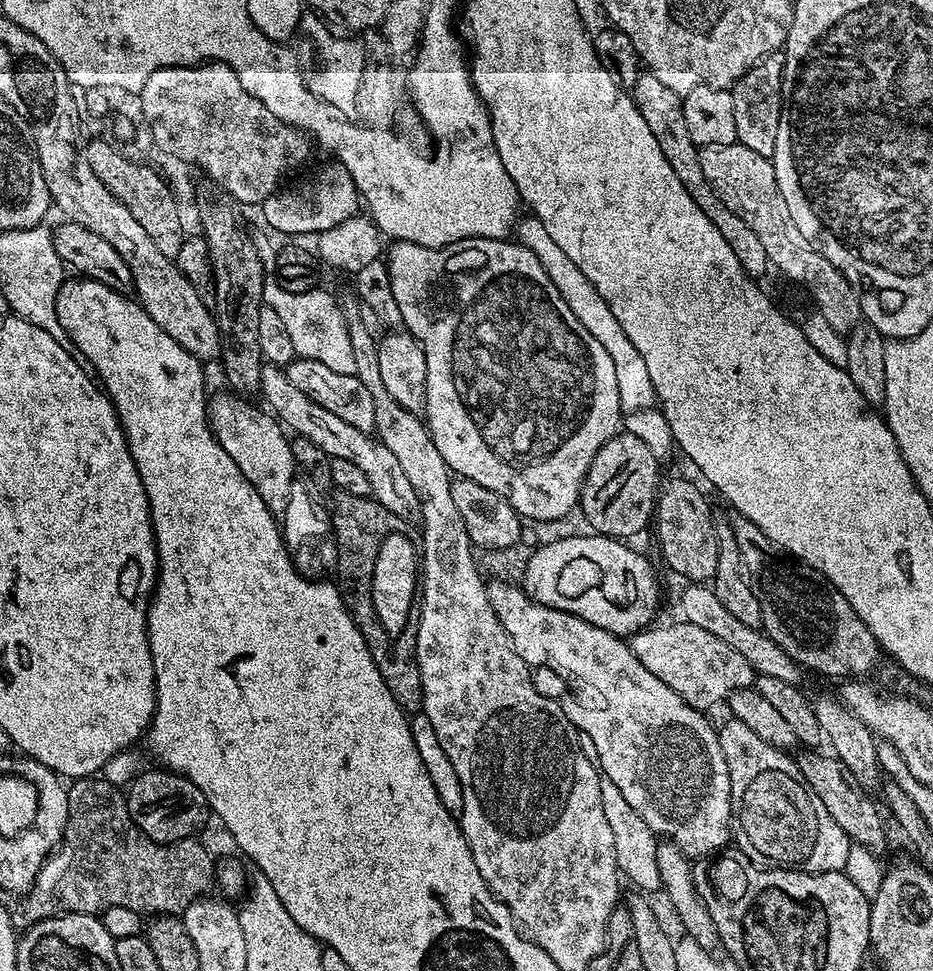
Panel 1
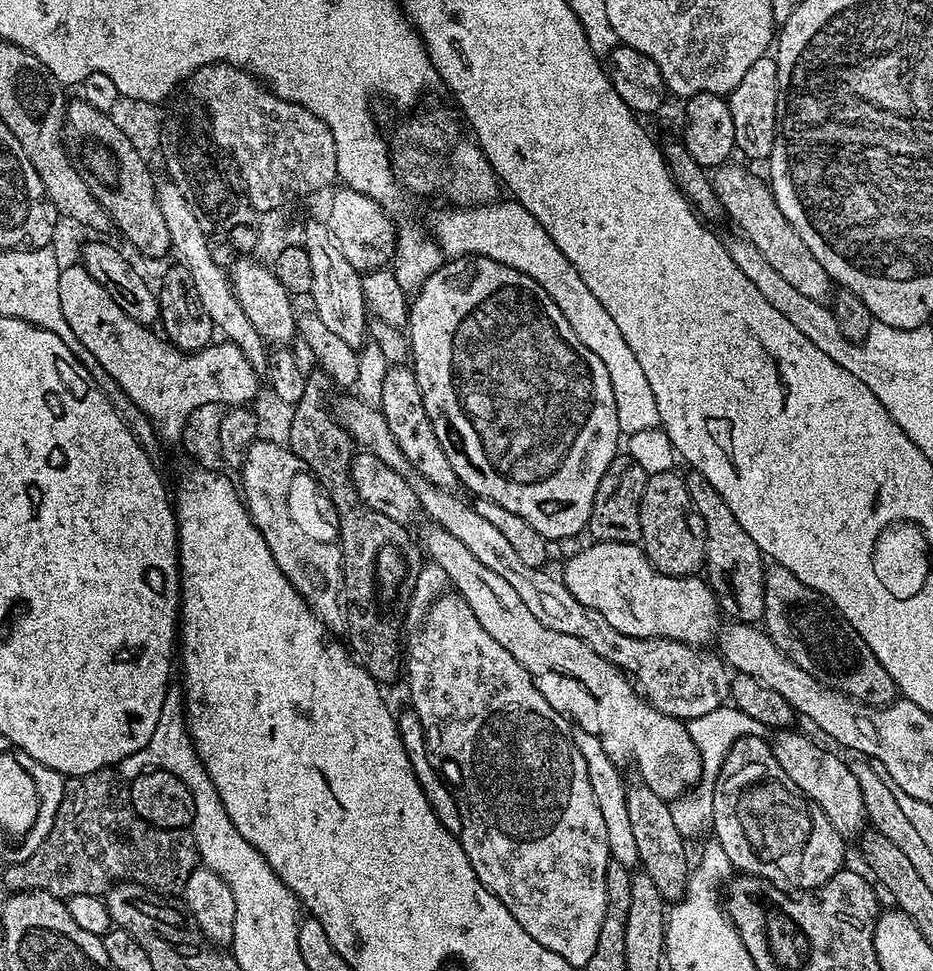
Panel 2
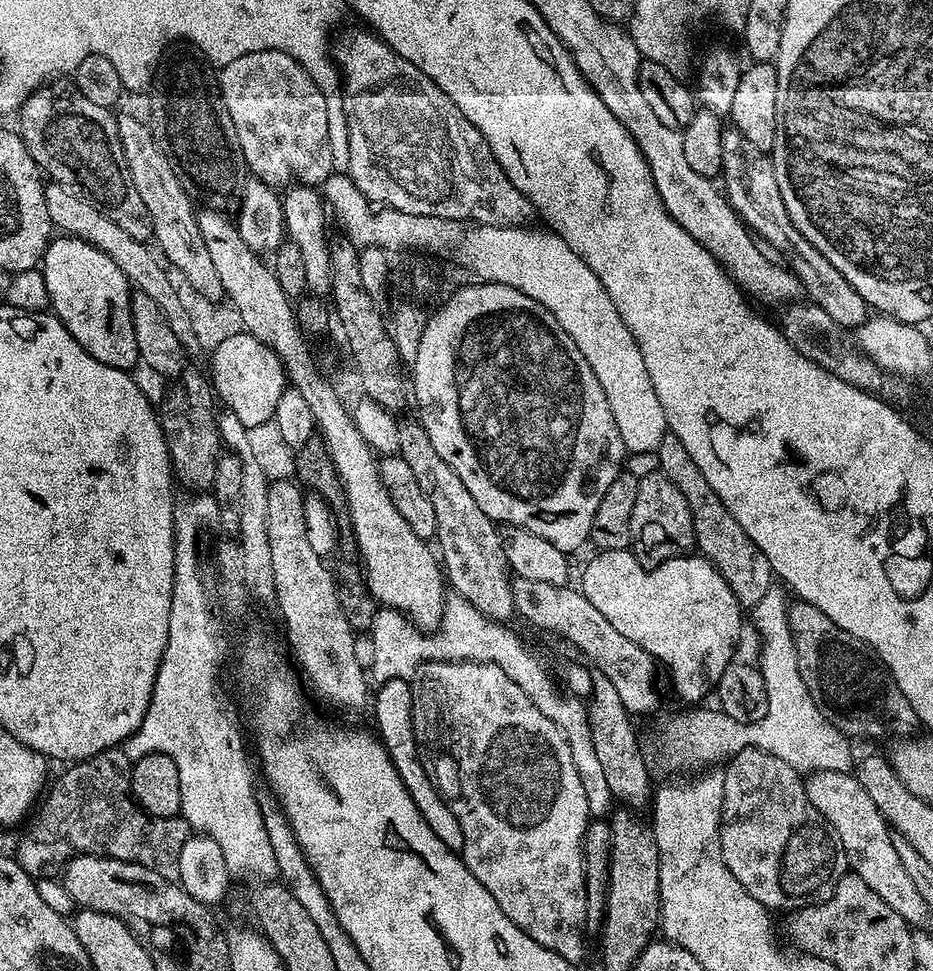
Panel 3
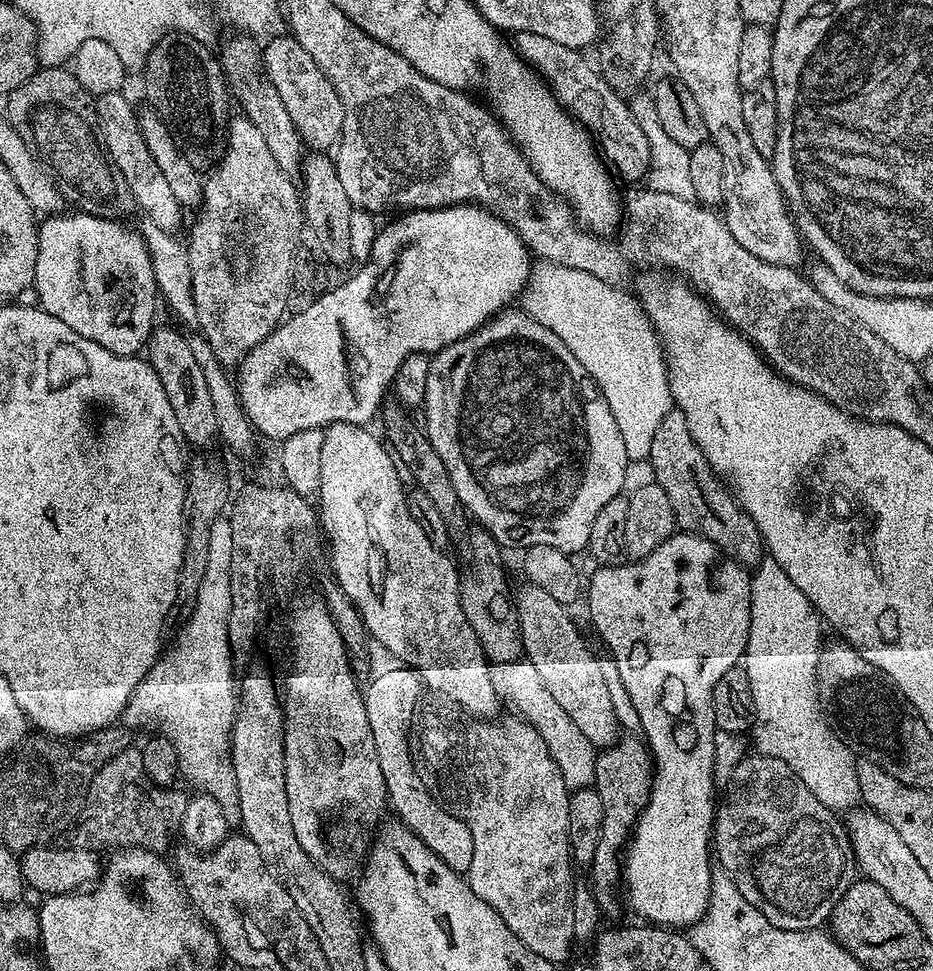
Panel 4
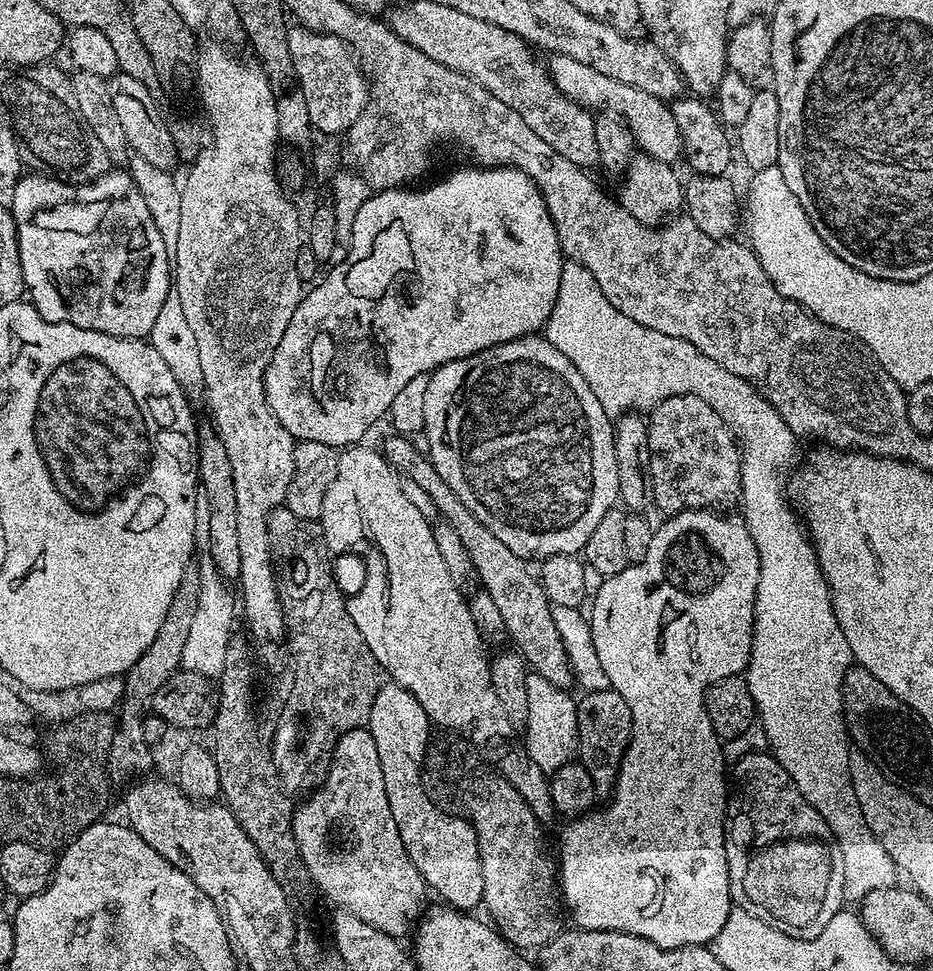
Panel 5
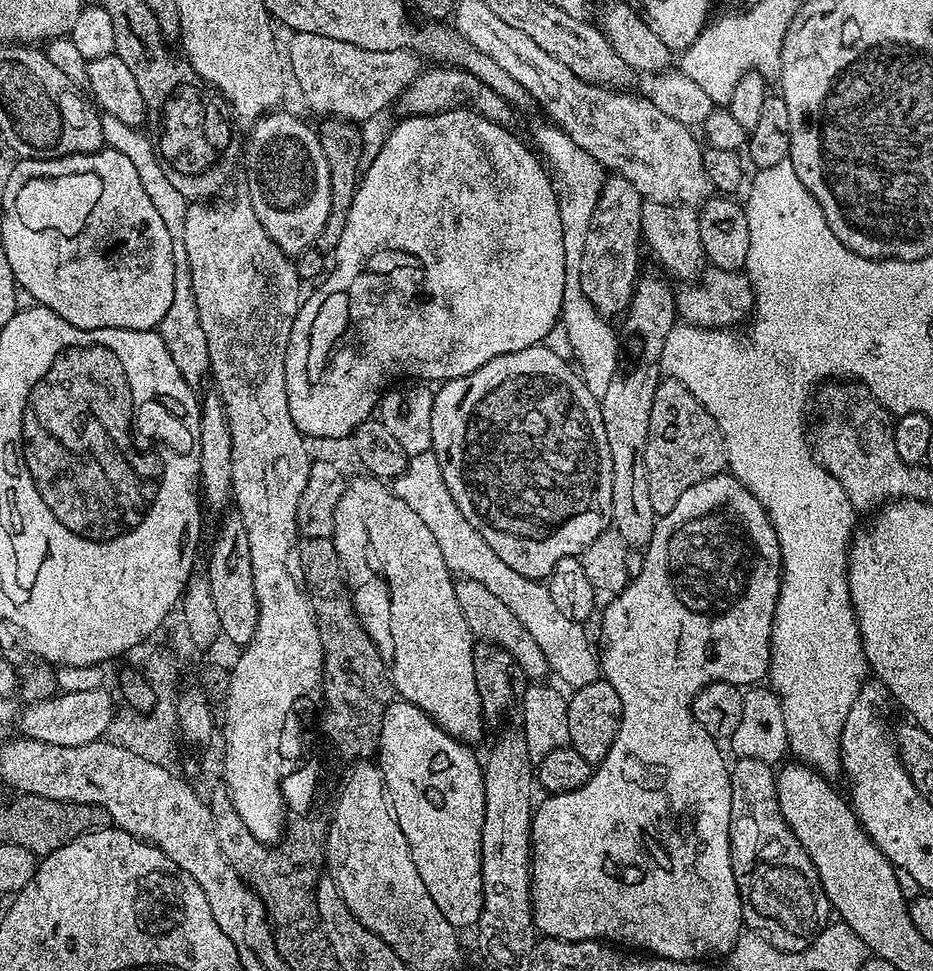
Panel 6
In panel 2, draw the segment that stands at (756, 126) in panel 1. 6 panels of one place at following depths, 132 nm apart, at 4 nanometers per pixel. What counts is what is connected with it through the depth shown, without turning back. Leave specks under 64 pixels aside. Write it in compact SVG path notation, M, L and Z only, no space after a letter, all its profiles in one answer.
M771 55L758 58L750 70L734 86L727 97L730 106L730 118L734 118L734 142L736 152L744 155L745 161L767 161L774 150L774 138L776 137L776 115L778 114L778 66Z

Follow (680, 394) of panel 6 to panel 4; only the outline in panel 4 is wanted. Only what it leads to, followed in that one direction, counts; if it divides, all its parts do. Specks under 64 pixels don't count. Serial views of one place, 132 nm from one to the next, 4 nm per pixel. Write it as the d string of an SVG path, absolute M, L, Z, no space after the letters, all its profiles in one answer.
M673 410L666 414L666 418L662 418L658 431L650 442L647 463L652 464L651 475L655 482L660 484L670 498L676 519L675 527L679 531L694 532L697 536L706 538L741 566L756 566L765 559L766 549L758 526L754 526L750 514L746 514L746 510L726 487L725 481L717 476L710 462L706 462L682 413Z

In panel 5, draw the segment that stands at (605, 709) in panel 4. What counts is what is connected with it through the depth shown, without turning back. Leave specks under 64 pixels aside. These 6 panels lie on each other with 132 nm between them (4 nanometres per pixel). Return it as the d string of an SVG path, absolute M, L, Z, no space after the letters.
M388 434L384 440L384 448L382 447L382 455L403 479L418 482L418 486L426 490L428 500L434 502L443 523L450 525L454 534L462 538L462 546L466 546L466 554L470 554L470 562L474 562L479 587L485 588L490 598L494 598L502 614L502 622L506 622L509 641L514 645L515 651L524 657L529 669L554 686L571 689L574 684L572 663L568 660L564 641L558 634L558 626L554 626L553 605L548 603L539 579L533 573L532 576L528 573L529 561L514 554L510 546L504 545L493 532L482 526L482 522L478 522L478 518L474 518L474 514L466 510L466 502L462 502L462 498L458 498L458 494L454 494L454 490L446 486L442 474L438 474L427 455L421 449L419 452L408 440L411 439L404 434Z

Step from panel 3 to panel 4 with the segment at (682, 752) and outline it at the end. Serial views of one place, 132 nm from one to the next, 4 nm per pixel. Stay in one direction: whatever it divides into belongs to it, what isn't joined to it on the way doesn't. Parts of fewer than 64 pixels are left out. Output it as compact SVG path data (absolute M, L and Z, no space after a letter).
M771 558L761 560L750 579L750 634L742 667L750 678L756 707L751 743L759 755L786 762L822 806L837 814L847 813L861 803L857 757L838 738L820 709L816 667L822 647L822 617Z

